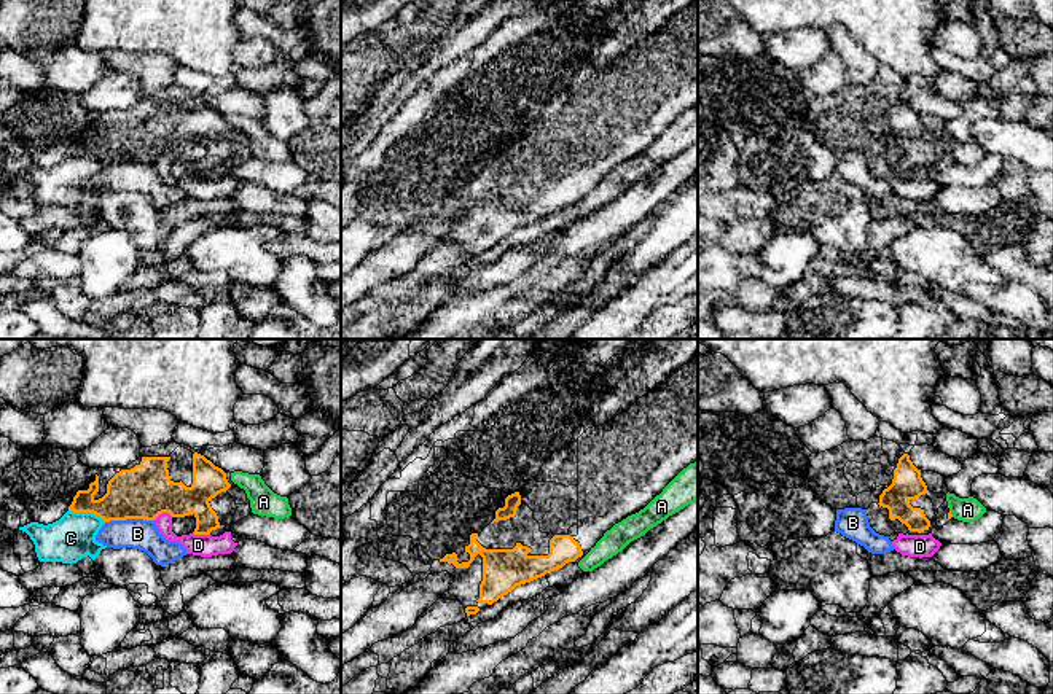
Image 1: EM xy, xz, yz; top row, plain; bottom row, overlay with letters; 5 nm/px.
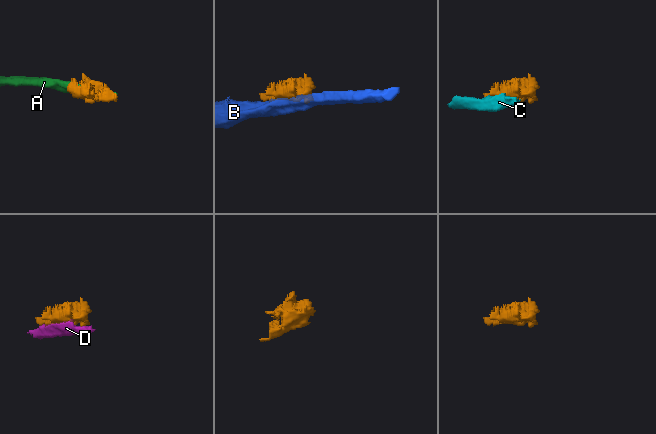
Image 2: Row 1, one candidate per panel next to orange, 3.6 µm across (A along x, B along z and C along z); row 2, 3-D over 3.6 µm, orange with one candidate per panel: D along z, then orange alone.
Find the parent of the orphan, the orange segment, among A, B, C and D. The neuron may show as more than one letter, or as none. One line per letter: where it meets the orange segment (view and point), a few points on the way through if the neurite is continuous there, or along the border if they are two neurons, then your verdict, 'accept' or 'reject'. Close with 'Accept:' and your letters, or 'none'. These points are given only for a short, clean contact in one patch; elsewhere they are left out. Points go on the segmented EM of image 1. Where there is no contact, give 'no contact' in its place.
A: yz (950, 513) | along yz (950, 510), (953, 516) | reject
B: xy (129, 518) | reject
C: xy (86, 511) | along xy (69, 510), (93, 513), (104, 522) | reject
D: xy (163, 511) | reject
Accept: none

